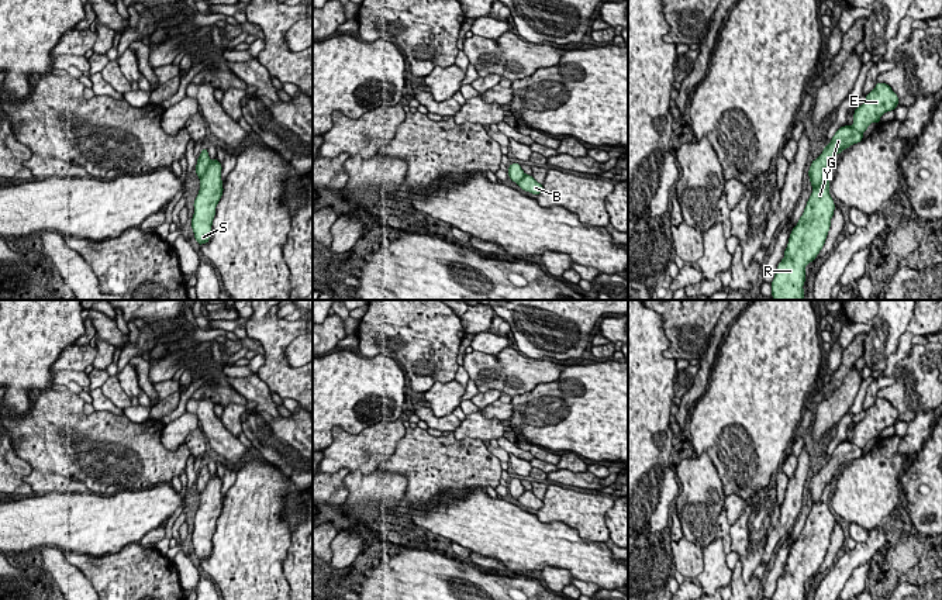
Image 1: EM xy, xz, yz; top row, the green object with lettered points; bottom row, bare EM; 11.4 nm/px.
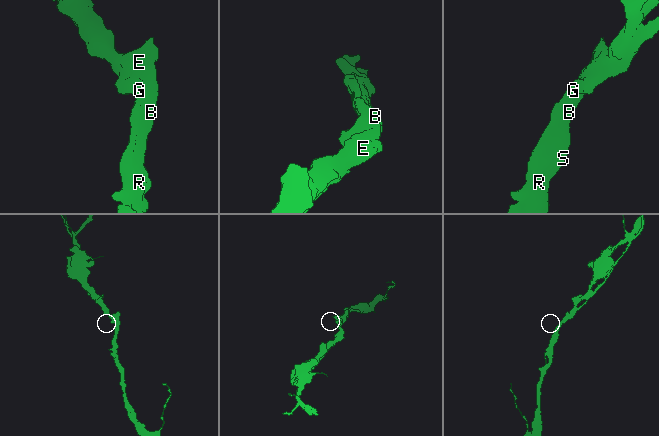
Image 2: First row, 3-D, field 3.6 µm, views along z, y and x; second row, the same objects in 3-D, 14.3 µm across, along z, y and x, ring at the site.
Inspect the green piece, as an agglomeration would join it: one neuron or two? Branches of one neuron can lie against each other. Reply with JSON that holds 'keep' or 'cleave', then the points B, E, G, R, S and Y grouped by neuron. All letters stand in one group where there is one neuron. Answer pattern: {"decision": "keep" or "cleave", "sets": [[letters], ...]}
{"decision": "cleave", "sets": [["B", "E", "R", "S", "Y"], ["G"]]}

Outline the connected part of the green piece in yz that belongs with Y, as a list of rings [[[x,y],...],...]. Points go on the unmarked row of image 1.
[[[827,483],[819,500],[812,506],[803,531],[793,544],[784,573],[777,580],[772,600],[804,600],[805,582],[812,577],[822,565],[835,518],[829,510],[831,483]]]

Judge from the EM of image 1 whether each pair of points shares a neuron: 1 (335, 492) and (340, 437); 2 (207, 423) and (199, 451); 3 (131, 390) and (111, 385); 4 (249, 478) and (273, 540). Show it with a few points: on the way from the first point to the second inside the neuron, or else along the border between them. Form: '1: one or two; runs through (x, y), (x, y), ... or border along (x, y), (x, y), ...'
1: two; border along (349, 471), (340, 469), (327, 473)
2: two; border along (199, 427), (209, 448)
3: two; border along (116, 375), (120, 388), (128, 397)
4: one; runs through (255, 493), (255, 521), (258, 524)

